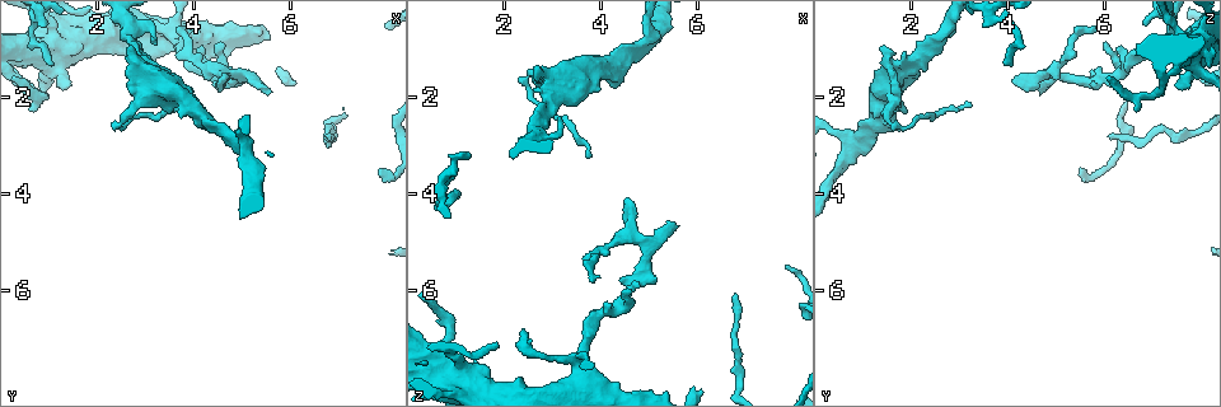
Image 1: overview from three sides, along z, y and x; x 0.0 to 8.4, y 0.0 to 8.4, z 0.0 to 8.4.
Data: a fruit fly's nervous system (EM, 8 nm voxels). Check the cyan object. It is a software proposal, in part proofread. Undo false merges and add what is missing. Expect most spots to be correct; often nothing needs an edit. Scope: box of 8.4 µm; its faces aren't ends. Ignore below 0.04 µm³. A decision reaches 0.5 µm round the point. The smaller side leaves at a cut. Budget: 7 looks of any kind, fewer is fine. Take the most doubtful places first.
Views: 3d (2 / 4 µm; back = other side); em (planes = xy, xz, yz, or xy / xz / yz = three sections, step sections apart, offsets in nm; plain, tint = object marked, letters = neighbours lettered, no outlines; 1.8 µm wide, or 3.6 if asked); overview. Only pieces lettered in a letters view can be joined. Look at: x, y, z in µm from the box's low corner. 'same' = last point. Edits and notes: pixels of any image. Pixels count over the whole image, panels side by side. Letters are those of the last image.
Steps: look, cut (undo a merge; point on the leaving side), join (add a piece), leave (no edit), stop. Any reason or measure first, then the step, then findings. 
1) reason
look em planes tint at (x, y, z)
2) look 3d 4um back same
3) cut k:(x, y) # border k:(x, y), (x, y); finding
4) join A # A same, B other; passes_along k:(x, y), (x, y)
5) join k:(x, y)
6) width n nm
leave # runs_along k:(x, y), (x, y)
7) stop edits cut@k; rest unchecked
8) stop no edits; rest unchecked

free end
look 3d 2um at (4.50, 1.80, 4.30)

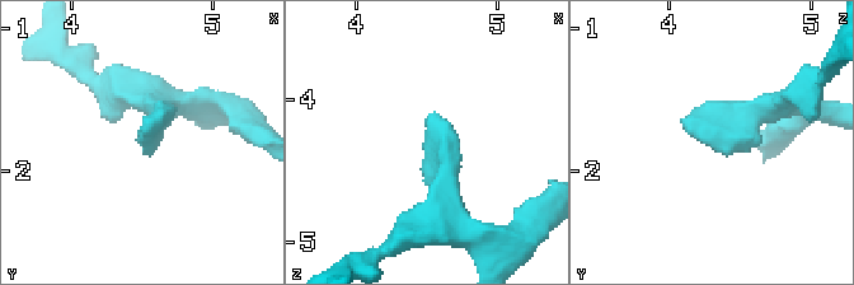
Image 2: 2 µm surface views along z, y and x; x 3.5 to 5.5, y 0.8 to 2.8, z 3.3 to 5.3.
look em planes letters at (4.48, 1.82, 4.26)

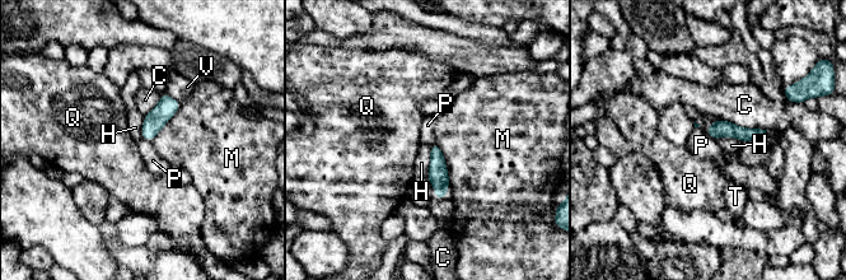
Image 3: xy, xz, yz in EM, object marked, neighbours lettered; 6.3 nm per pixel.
leave # C other, H other, M other, P other, Q other, T other, V other; border 3:(705, 132), (715, 140); no lettered piece goes on from it

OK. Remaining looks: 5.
branch stops here
look em xy step 8 letters at (2.75, 0.90, 1.45)

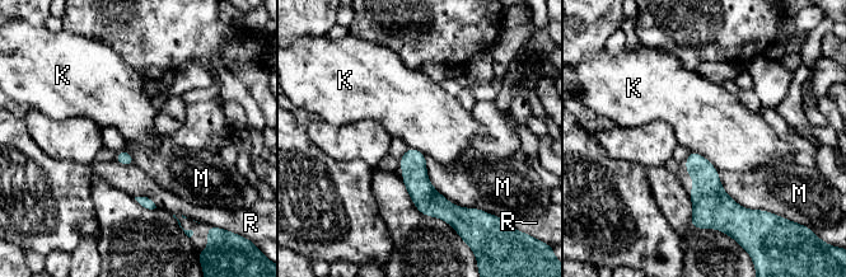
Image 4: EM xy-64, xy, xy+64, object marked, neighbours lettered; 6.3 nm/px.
look em planes letters same

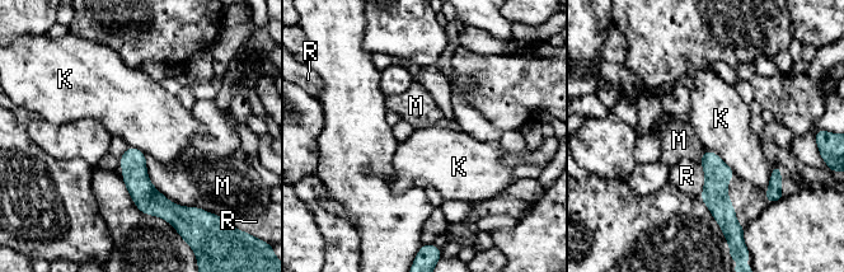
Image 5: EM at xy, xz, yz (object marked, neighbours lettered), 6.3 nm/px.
leave # K other, M other, R other; none of them fits

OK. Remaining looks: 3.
sudden change in width
look em planes letters at (3.60, 0.70, 7.40)

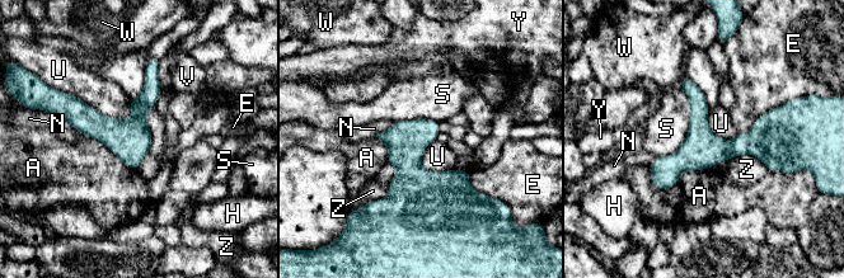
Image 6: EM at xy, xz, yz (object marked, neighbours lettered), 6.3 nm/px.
leave # A other, E other, H other, N other, S other, U other, V other, W other, Y other, Z other; runs_along 6:(782, 132), (701, 150), (656, 182); one cell here

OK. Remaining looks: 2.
stop no edits; rest unchecked

